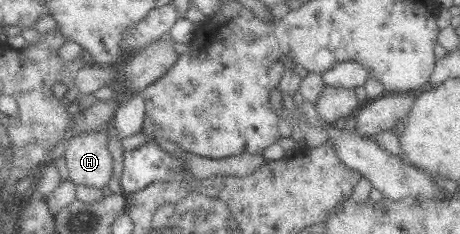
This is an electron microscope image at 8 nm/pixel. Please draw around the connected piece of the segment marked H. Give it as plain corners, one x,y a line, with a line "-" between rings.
88,131
68,138
68,180
77,185
104,188
112,180
114,158
108,148
111,136
108,131

